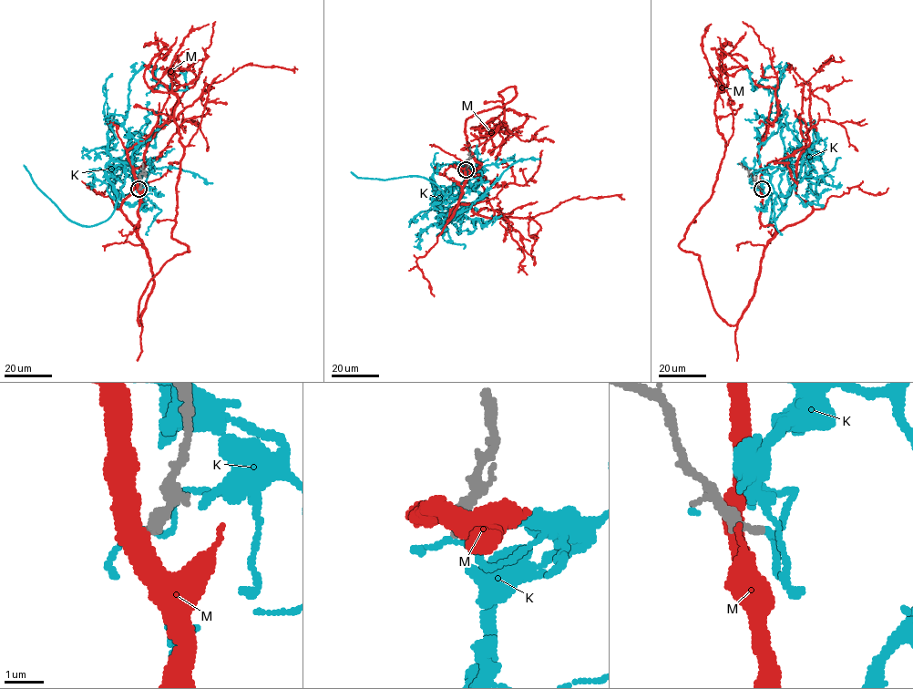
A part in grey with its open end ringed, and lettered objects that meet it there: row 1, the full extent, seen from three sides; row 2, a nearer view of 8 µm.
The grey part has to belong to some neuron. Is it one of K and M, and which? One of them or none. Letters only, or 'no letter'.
no letter

